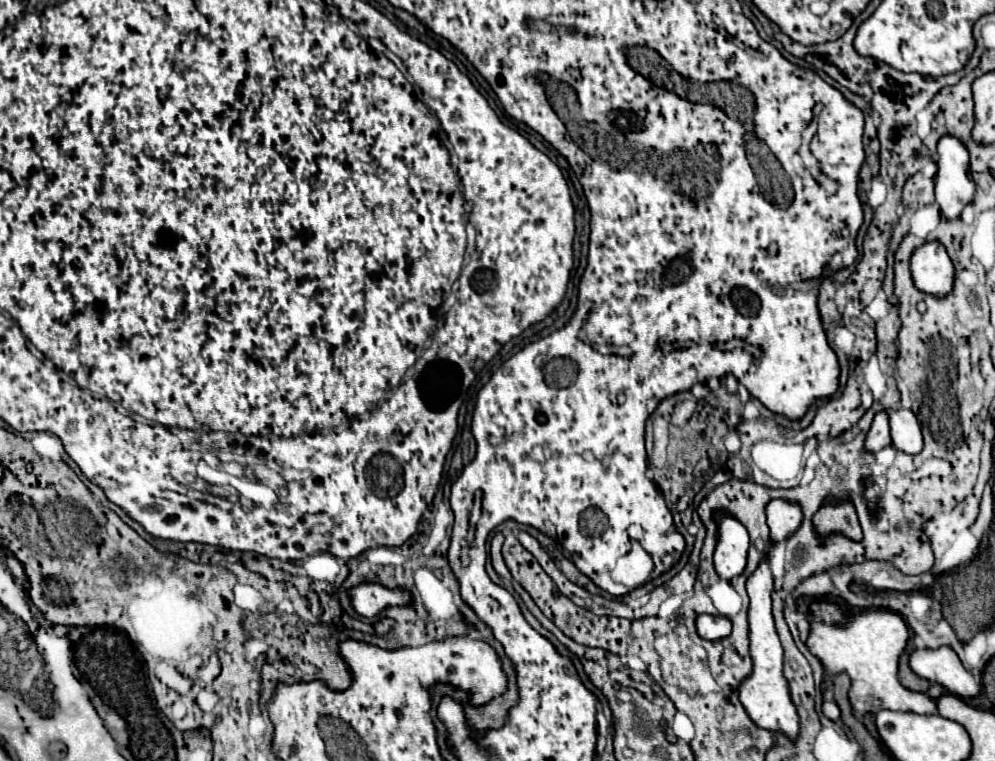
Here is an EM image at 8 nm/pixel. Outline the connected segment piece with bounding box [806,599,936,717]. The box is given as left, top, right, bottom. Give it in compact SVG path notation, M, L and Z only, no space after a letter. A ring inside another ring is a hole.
M816 599L810 603L810 615L810 635L806 645L812 655L822 661L826 677L834 673L850 675L852 685L848 699L856 717L878 713L882 709L912 711L922 715L936 713L936 703L926 693L910 691L898 681L898 657L908 641L906 621L898 613L890 609L866 609L856 615L838 601Z

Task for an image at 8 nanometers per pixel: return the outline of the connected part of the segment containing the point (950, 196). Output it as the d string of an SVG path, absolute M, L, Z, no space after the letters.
M944 135L938 141L938 173L936 201L946 219L956 219L964 205L974 199L974 181L968 169L968 151L954 135Z

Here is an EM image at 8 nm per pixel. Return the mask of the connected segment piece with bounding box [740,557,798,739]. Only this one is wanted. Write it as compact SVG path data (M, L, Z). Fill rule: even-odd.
M764 557L754 573L746 581L746 591L750 597L750 609L748 609L748 621L750 621L750 657L754 661L752 675L744 679L740 685L740 701L750 715L750 719L764 729L770 731L784 731L788 737L798 735L798 713L796 707L790 701L788 685L782 675L782 645L774 627L774 617L772 617L772 571L770 571L770 559Z

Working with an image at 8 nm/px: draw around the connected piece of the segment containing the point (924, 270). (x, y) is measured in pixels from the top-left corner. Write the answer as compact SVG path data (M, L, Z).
M928 241L914 249L910 259L914 285L930 295L948 295L952 291L954 265L946 247L938 241Z

